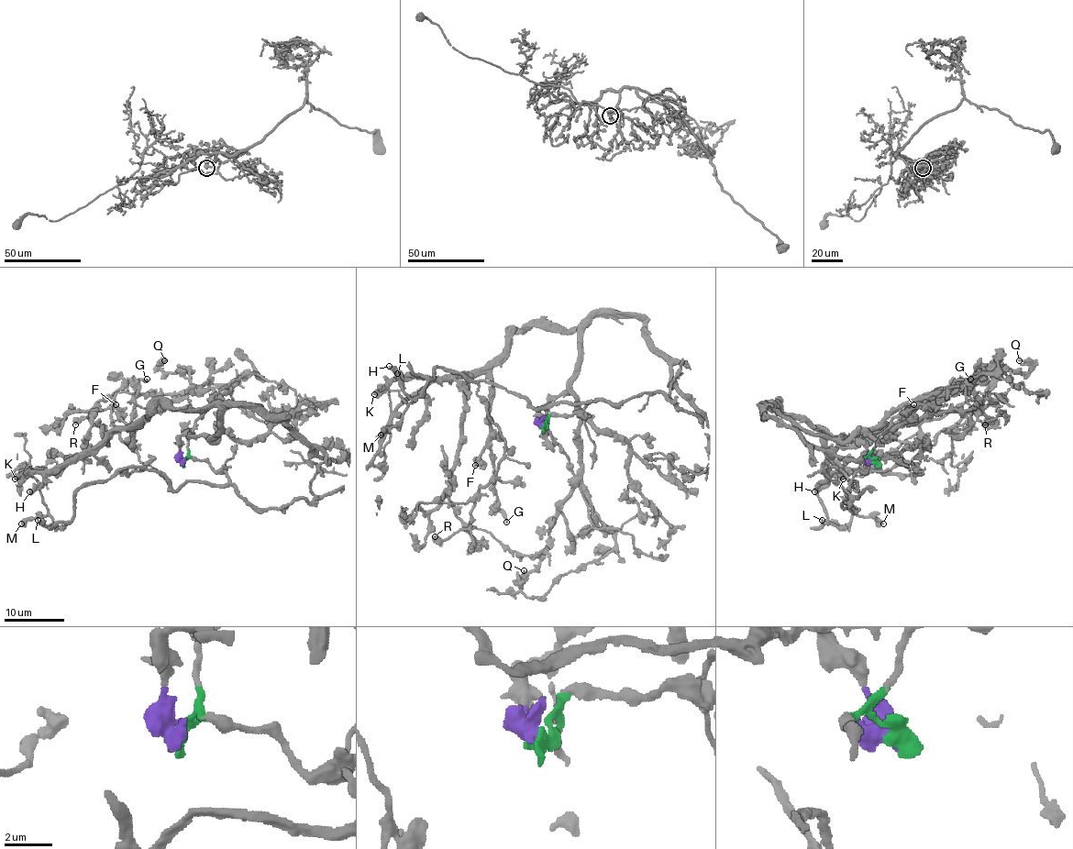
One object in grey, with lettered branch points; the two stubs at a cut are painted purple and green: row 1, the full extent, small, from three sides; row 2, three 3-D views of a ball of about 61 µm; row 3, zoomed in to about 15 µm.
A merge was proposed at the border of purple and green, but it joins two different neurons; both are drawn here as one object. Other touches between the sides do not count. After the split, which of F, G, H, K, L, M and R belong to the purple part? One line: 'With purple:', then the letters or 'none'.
With purple: F, G, H, K

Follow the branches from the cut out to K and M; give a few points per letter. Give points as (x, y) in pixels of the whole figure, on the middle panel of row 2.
K: (542, 425), (539, 409), (574, 371), (577, 328), (515, 329), (482, 367), (391, 378), (374, 394)
M: (542, 425), (551, 415), (579, 413), (588, 402), (535, 408), (503, 388), (440, 367), (381, 435)

